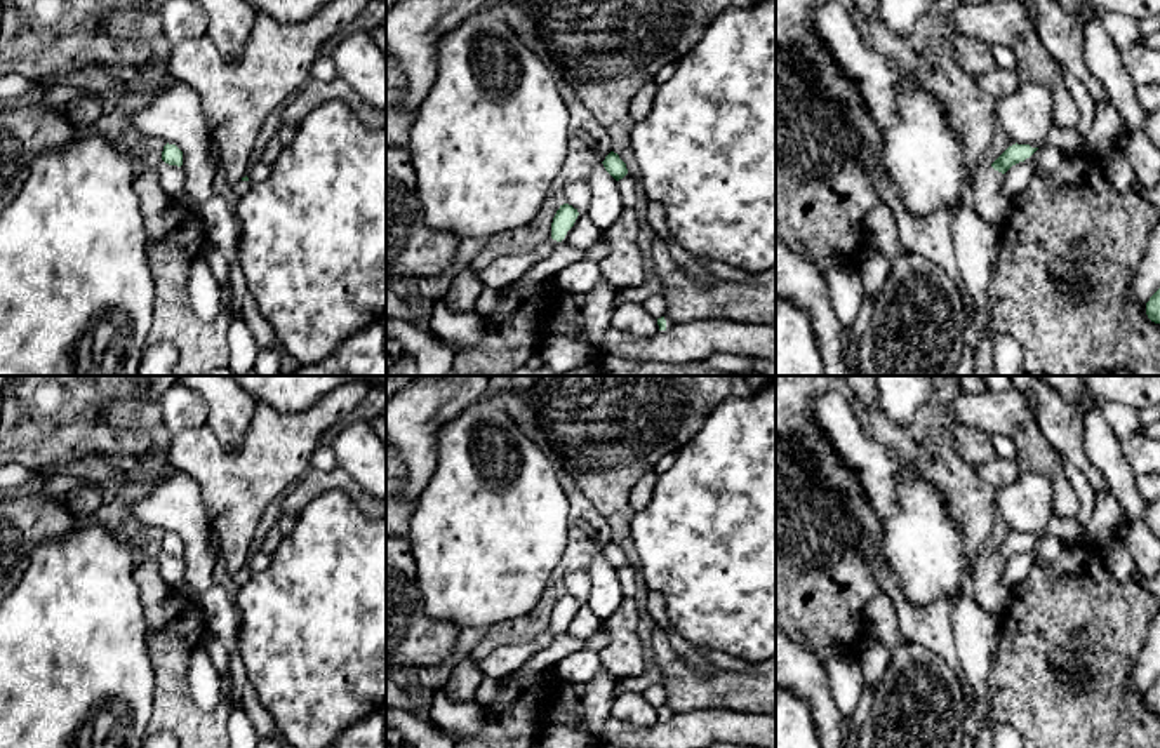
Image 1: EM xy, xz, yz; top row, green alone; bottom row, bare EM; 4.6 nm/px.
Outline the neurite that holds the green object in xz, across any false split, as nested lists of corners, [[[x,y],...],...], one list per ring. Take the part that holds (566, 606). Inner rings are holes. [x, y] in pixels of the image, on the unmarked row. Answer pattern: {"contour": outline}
{"contour": [[[569,593],[560,595],[551,612],[551,628],[562,631],[567,621],[574,616],[579,602]]]}

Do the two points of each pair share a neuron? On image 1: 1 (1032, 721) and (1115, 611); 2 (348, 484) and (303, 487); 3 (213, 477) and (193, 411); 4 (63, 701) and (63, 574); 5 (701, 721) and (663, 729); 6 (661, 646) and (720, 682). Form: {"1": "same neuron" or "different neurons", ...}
{"1": "same neuron", "2": "same neuron", "3": "different neurons", "4": "same neuron", "5": "same neuron", "6": "same neuron"}

